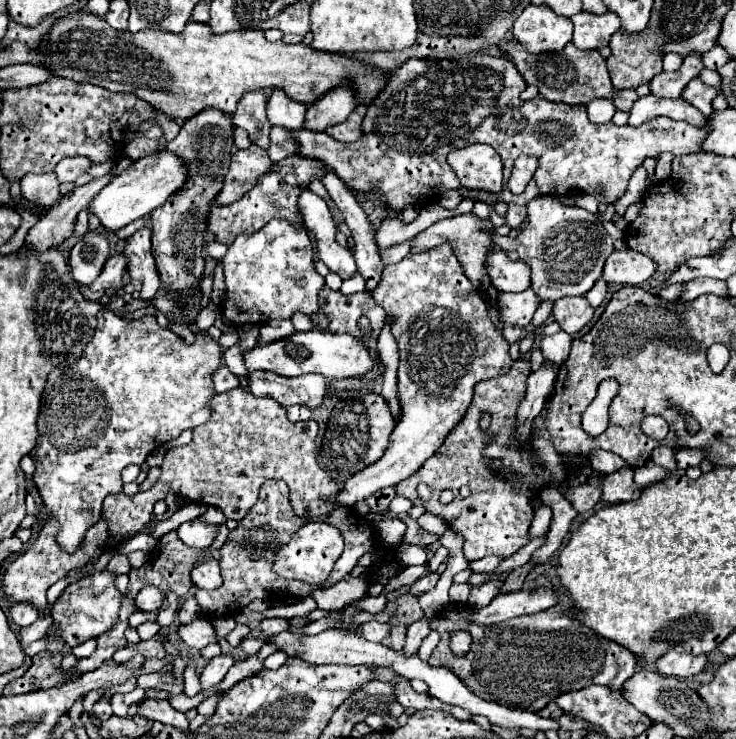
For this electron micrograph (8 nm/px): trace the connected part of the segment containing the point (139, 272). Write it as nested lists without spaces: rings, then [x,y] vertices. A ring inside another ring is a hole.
[[[146,225],[144,229],[136,231],[124,245],[124,255],[128,259],[128,275],[132,277],[132,281],[142,281],[140,299],[144,301],[152,299],[162,285],[162,281],[158,281],[158,269],[154,265],[150,235],[152,231]]]

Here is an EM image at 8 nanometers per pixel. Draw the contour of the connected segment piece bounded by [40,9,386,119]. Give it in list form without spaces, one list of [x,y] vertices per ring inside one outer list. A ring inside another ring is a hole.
[[[82,9],[76,13],[70,13],[66,17],[60,17],[54,21],[46,37],[42,39],[42,67],[48,69],[56,77],[68,77],[72,81],[86,81],[102,85],[104,75],[104,87],[110,91],[130,91],[138,99],[148,101],[156,111],[166,113],[168,117],[182,117],[190,119],[196,113],[200,113],[206,107],[218,109],[222,113],[232,115],[236,109],[236,103],[246,91],[252,89],[276,89],[282,87],[286,93],[304,105],[312,105],[318,101],[326,91],[340,85],[342,81],[350,81],[358,91],[358,101],[368,105],[378,91],[386,85],[386,75],[380,69],[372,69],[362,65],[360,61],[354,61],[346,55],[338,53],[322,53],[316,51],[304,43],[288,45],[282,41],[268,41],[262,31],[246,29],[242,33],[222,33],[214,35],[210,33],[208,23],[196,23],[188,21],[186,29],[182,33],[166,33],[156,29],[142,29],[138,33],[130,31],[116,31],[112,29],[106,19]]]

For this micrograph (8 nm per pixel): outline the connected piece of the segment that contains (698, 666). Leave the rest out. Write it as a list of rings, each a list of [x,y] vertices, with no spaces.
[[[672,645],[668,653],[656,663],[658,673],[662,675],[672,675],[672,677],[690,677],[698,675],[708,667],[708,657],[706,655],[692,655],[686,653],[682,645]]]

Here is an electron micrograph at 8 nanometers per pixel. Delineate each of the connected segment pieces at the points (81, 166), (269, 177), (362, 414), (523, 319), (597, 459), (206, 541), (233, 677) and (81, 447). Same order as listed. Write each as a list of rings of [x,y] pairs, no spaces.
[[[72,157],[72,159],[60,161],[54,173],[58,175],[60,183],[70,183],[70,181],[76,181],[80,175],[88,173],[90,167],[92,167],[92,161],[88,157]]]
[[[298,155],[292,157],[292,165],[270,169],[270,173],[262,175],[254,185],[254,189],[250,189],[240,201],[226,207],[214,205],[210,209],[210,215],[206,217],[206,233],[212,233],[218,243],[230,245],[240,233],[256,233],[270,219],[280,217],[280,213],[282,213],[282,219],[290,219],[292,223],[302,221],[302,215],[296,205],[298,195],[310,185],[312,179],[320,179],[324,171],[326,171],[326,165],[322,161],[316,161],[310,157],[298,157]]]
[[[360,393],[358,397],[348,397],[348,399],[338,401],[336,407],[332,409],[332,415],[328,419],[328,429],[322,439],[322,449],[318,455],[320,465],[326,471],[332,471],[336,475],[354,475],[354,473],[366,469],[368,465],[378,461],[382,457],[382,453],[386,451],[386,445],[390,445],[390,433],[394,431],[394,425],[396,425],[396,417],[390,413],[390,405],[382,395]]]
[[[530,287],[522,293],[500,293],[498,295],[498,309],[504,321],[520,325],[520,327],[526,327],[532,321],[532,315],[538,305],[540,305],[538,295]]]
[[[594,451],[590,457],[590,465],[596,473],[602,473],[602,475],[608,475],[608,473],[614,473],[614,471],[626,467],[626,463],[618,455],[606,453],[606,451]]]
[[[198,519],[182,523],[178,527],[178,537],[188,545],[188,547],[198,547],[198,549],[206,549],[212,545],[214,537],[216,537],[216,525],[206,525]]]
[[[254,655],[254,657],[248,657],[248,659],[244,659],[244,661],[236,661],[234,667],[226,673],[224,681],[222,681],[216,689],[208,691],[206,695],[198,693],[198,699],[206,699],[208,695],[212,695],[212,693],[216,693],[216,691],[228,691],[232,685],[236,685],[236,683],[242,681],[244,677],[252,677],[252,675],[258,673],[260,669],[262,669],[262,661],[260,661],[256,655]]]
[[[110,311],[98,313],[96,333],[82,357],[76,363],[50,373],[38,415],[40,437],[34,447],[34,483],[42,495],[46,511],[54,513],[60,521],[56,541],[64,551],[72,553],[82,543],[88,527],[100,519],[104,497],[122,491],[124,467],[130,463],[142,465],[156,447],[176,439],[184,429],[204,425],[210,419],[210,401],[214,397],[210,377],[218,367],[220,345],[210,335],[198,333],[196,343],[186,345],[176,333],[160,327],[152,315],[134,321]]]

